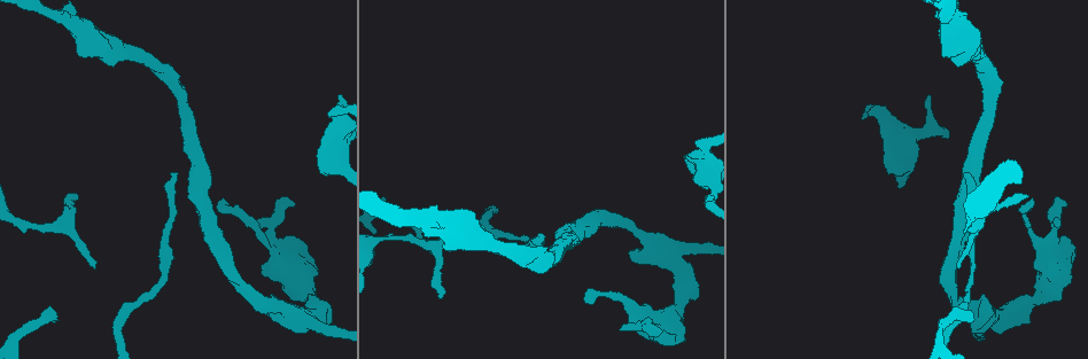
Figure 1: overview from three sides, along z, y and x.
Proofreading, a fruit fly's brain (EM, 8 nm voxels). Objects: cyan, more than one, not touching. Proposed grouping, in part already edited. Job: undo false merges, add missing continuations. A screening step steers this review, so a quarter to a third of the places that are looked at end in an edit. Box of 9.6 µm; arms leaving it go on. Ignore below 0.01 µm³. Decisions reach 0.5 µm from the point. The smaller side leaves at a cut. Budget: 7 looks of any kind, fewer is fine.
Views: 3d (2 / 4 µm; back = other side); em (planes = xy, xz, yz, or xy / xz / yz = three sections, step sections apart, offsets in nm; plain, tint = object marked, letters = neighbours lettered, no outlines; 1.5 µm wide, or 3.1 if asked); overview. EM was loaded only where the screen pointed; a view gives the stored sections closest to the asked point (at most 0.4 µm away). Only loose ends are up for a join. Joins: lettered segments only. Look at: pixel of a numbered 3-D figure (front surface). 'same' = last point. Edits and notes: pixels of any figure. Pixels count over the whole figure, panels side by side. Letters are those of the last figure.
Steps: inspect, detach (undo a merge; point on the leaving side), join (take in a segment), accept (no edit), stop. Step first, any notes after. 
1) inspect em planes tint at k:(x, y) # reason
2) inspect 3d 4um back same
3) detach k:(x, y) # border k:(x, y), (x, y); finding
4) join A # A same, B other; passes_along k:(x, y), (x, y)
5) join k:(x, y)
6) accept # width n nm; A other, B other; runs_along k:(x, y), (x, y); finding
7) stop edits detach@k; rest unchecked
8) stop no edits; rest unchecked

inspect em yz step 8 letters at 1:(377, 239) # sudden change in width

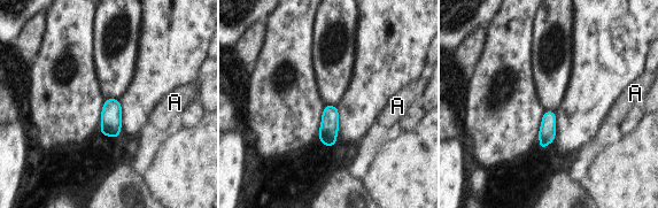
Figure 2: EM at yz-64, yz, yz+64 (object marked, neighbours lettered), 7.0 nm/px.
inspect em planes letters same # cut it another way

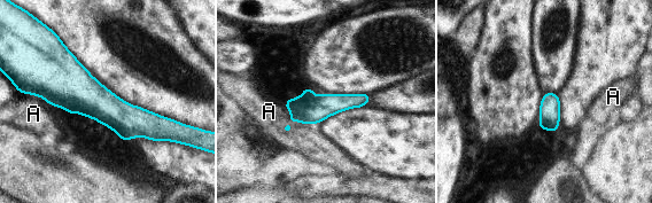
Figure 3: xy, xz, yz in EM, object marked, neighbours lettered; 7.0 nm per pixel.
accept # width 140 nm; A other; runs_along 3:(38, 88), (171, 122); one neuron here

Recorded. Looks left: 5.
inspect 3d 4um at 1:(92, 265) # free end

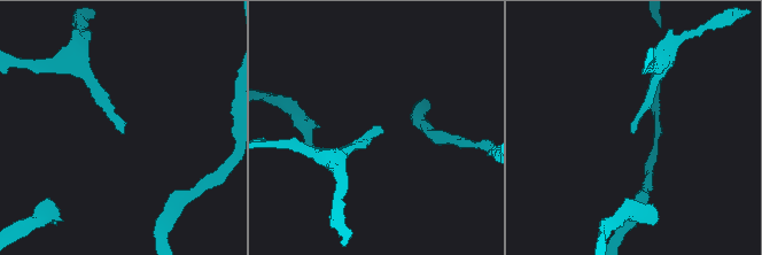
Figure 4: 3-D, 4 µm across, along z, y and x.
inspect em xz step 4 letters at 4:(381, 128)

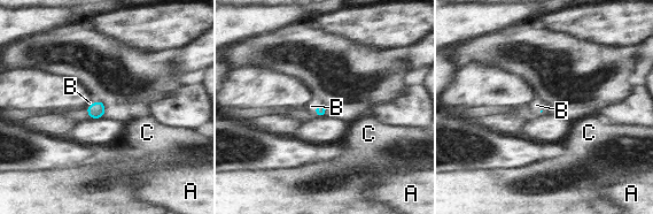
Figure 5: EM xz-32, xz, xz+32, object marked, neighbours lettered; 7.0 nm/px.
inspect em planes letters same

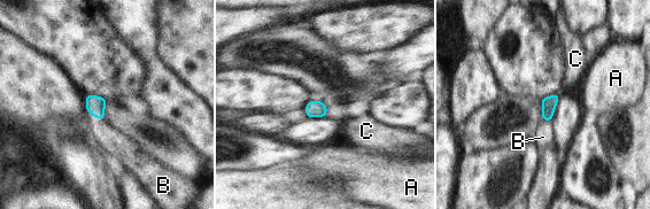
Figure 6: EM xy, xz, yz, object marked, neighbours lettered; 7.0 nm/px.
join B # A other, B same, C other; passes_along 6:(95, 106), (95, 116), (108, 139); the neuron continues

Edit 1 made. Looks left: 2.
stop edits join@6; rest unchecked

